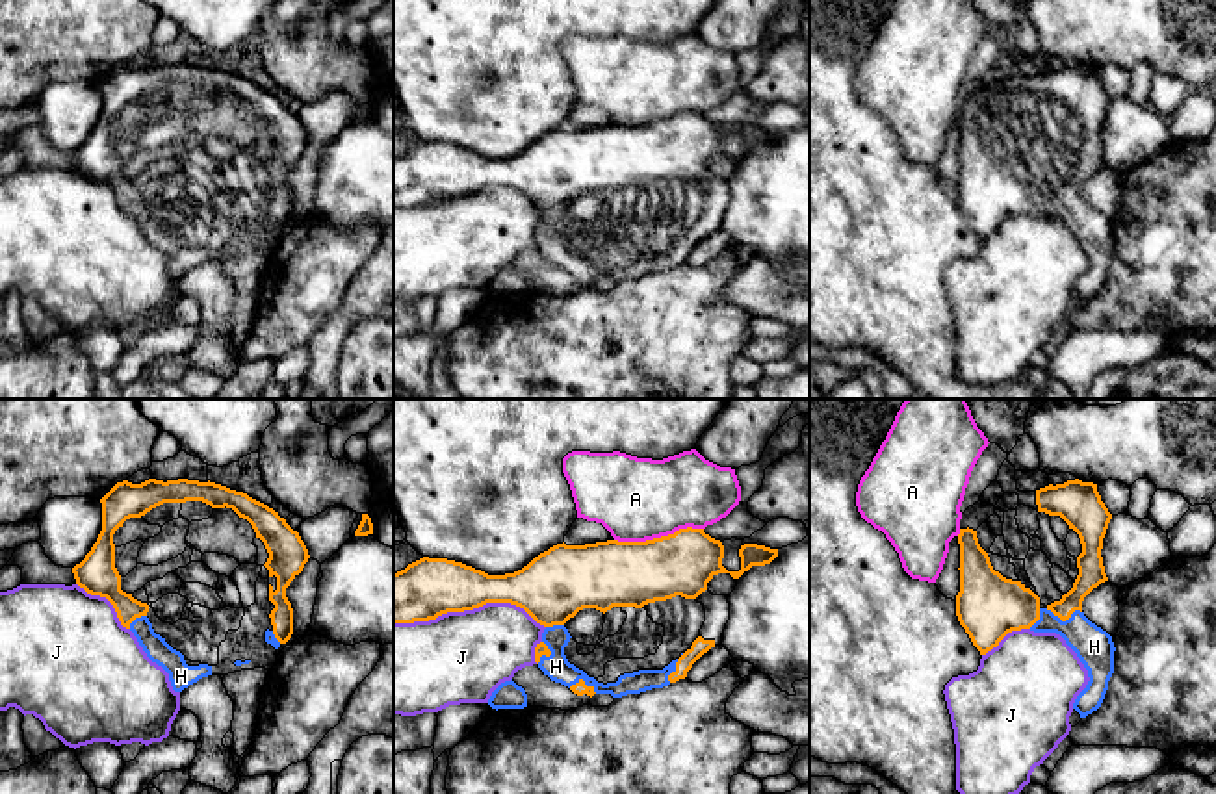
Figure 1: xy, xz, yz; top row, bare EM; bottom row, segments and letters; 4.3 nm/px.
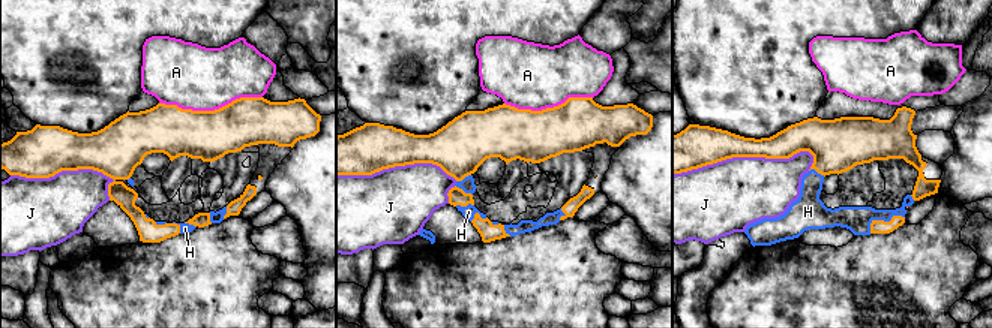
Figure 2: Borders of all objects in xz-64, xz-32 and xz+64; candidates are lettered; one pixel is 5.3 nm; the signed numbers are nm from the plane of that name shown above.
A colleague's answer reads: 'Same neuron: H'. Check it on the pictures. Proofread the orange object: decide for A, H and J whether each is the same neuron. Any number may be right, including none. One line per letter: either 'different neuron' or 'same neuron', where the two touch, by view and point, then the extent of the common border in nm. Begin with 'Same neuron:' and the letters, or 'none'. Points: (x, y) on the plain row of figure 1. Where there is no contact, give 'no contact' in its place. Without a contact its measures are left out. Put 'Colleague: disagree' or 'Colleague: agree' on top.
Colleague: agree
Same neuron: H
A: different neuron; contact xz (658, 123); length 380 nm
H: same neuron; contact yz (1064, 204); length 160 nm
J: different neuron; contact xz (470, 193); length 650 nm

